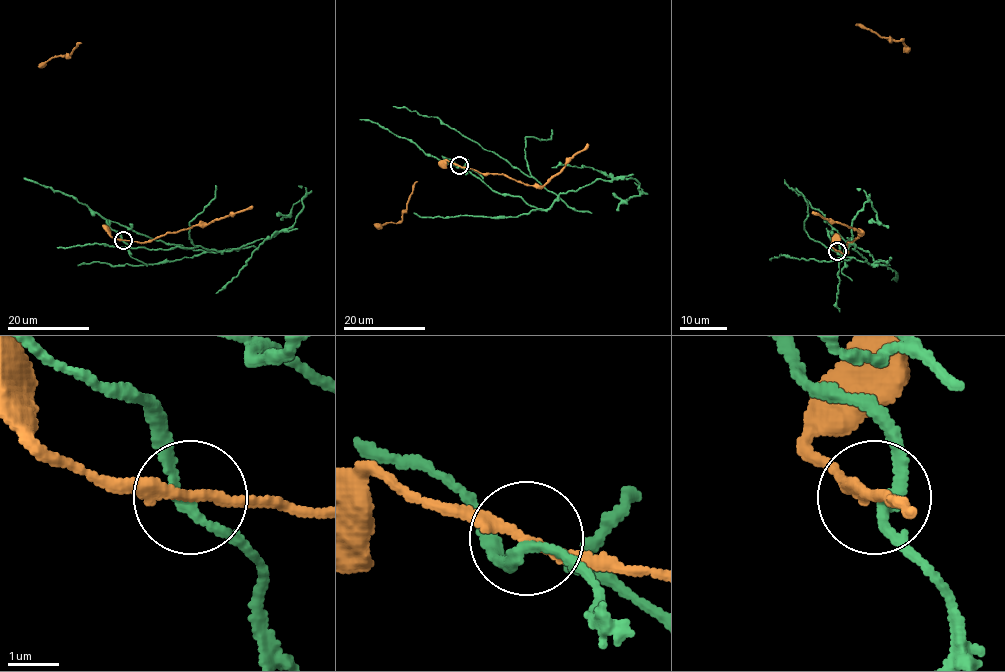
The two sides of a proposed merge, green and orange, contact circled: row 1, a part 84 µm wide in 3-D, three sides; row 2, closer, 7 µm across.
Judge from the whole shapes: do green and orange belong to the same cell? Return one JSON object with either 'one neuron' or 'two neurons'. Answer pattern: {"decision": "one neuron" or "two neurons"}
{"decision": "two neurons"}

